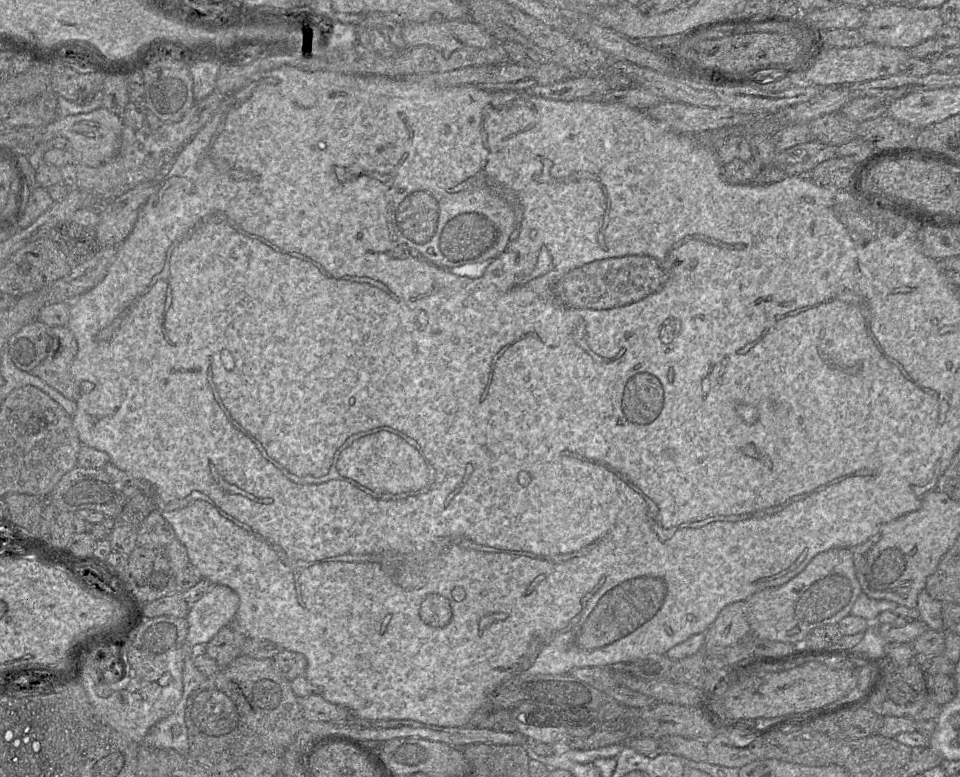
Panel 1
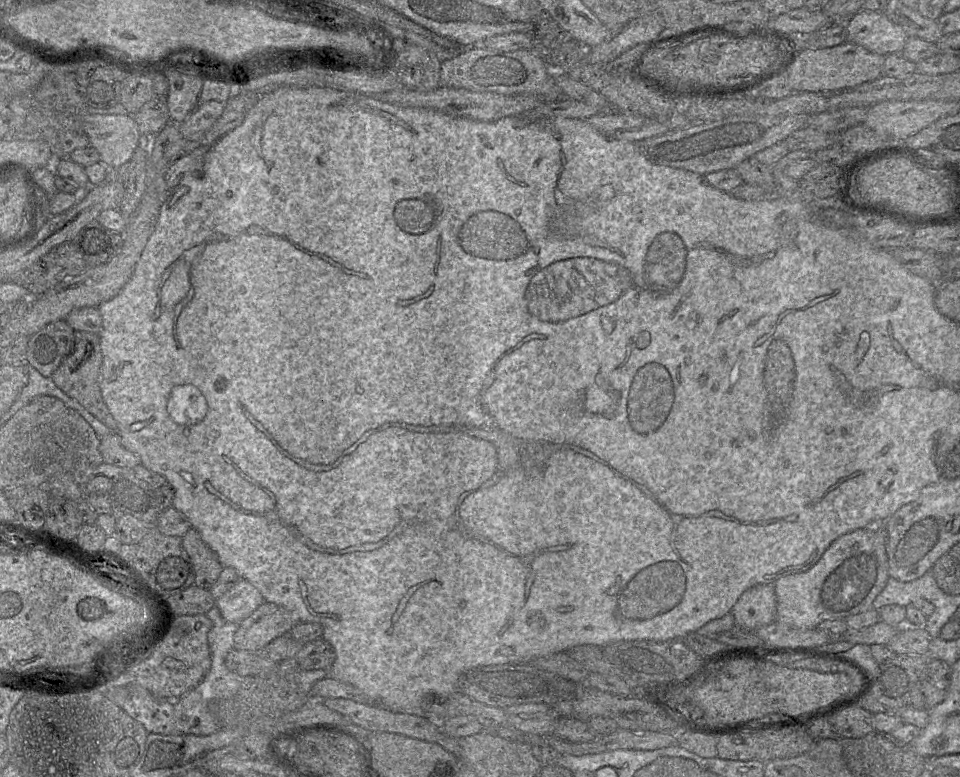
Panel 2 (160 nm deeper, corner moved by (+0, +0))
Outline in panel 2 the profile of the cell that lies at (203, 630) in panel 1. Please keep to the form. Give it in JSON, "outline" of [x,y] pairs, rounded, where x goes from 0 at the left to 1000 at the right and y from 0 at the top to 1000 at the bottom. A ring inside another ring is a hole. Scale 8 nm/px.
{"outline":[[[249,745],[224,775],[231,794],[241,802],[250,803],[270,780],[276,776],[271,761],[254,745]]]}

